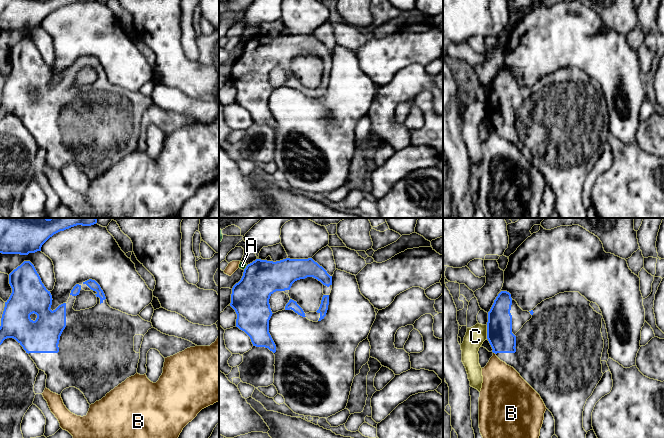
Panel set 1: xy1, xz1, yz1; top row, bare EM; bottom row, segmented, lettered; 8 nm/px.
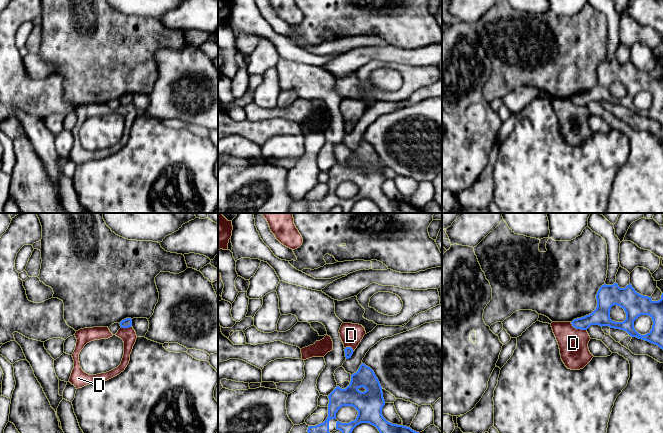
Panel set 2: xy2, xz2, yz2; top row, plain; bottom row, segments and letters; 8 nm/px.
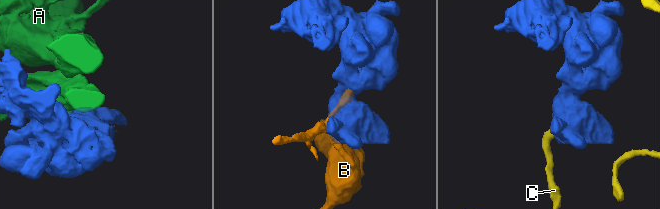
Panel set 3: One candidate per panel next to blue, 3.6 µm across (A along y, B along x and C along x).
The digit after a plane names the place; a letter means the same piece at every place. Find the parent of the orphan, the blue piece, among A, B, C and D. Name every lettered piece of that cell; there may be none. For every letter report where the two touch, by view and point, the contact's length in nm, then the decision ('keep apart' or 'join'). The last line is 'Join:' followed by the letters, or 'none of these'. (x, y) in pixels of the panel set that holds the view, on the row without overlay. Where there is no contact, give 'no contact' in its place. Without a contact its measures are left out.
A: xz1 (246, 43) | 50 nm | keep apart
B: yz1 (494, 128) | 30 nm | keep apart
C: yz1 (487, 108) | 110 nm | keep apart
D: yz2 (578, 104) | 150 nm | keep apart
Join: none of these

